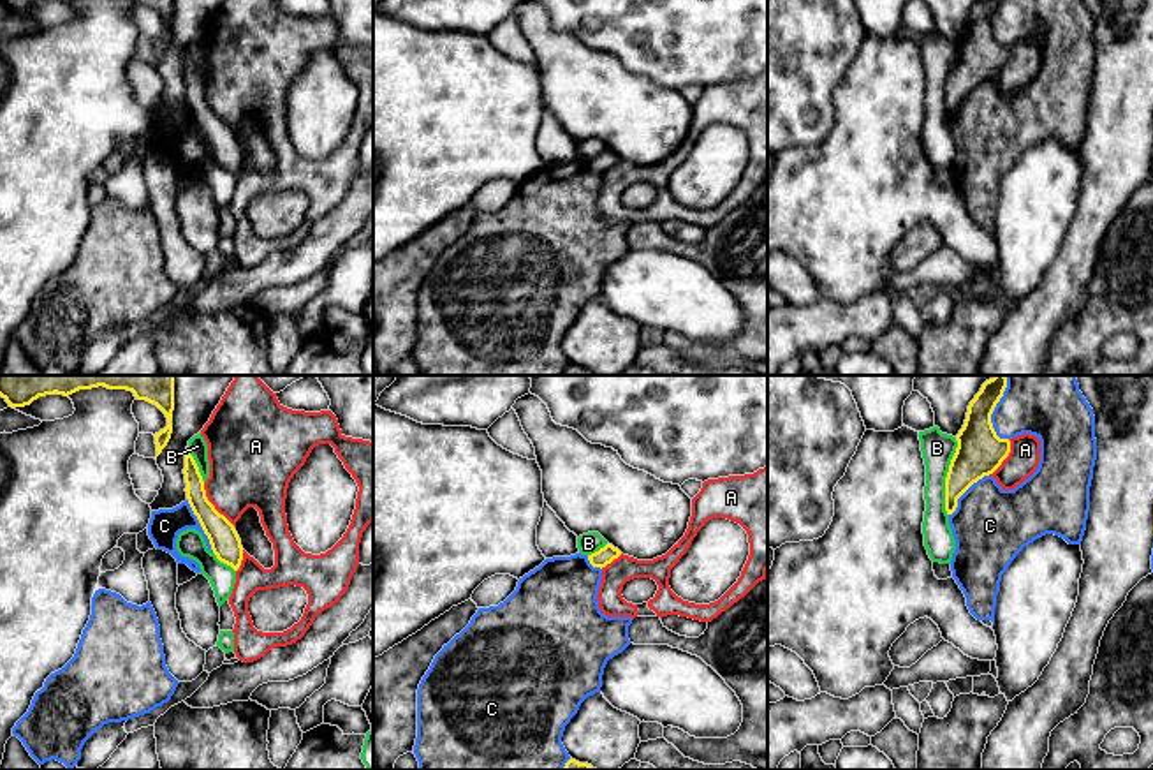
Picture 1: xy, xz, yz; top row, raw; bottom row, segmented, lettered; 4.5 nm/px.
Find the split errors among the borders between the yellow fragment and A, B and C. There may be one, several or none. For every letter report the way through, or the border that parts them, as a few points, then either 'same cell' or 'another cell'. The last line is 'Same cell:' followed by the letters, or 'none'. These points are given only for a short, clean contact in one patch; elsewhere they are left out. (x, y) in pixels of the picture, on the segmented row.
A: another cell
B: another cell
C: another cell
Same cell: none

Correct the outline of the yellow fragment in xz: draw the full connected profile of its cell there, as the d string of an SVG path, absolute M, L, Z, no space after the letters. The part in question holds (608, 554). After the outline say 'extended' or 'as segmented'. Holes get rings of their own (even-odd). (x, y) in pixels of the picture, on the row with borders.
M606 544L604 548L600 548L599 552L588 555L588 560L593 567L606 567L607 564L611 564L614 559L618 559L621 555L621 552L618 548L614 548L613 544Z; as segmented

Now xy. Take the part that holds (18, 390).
M0 375L0 396L12 409L30 405L39 396L69 396L99 386L132 391L137 400L146 400L165 414L167 426L155 433L158 456L173 433L174 375Z; as segmented

